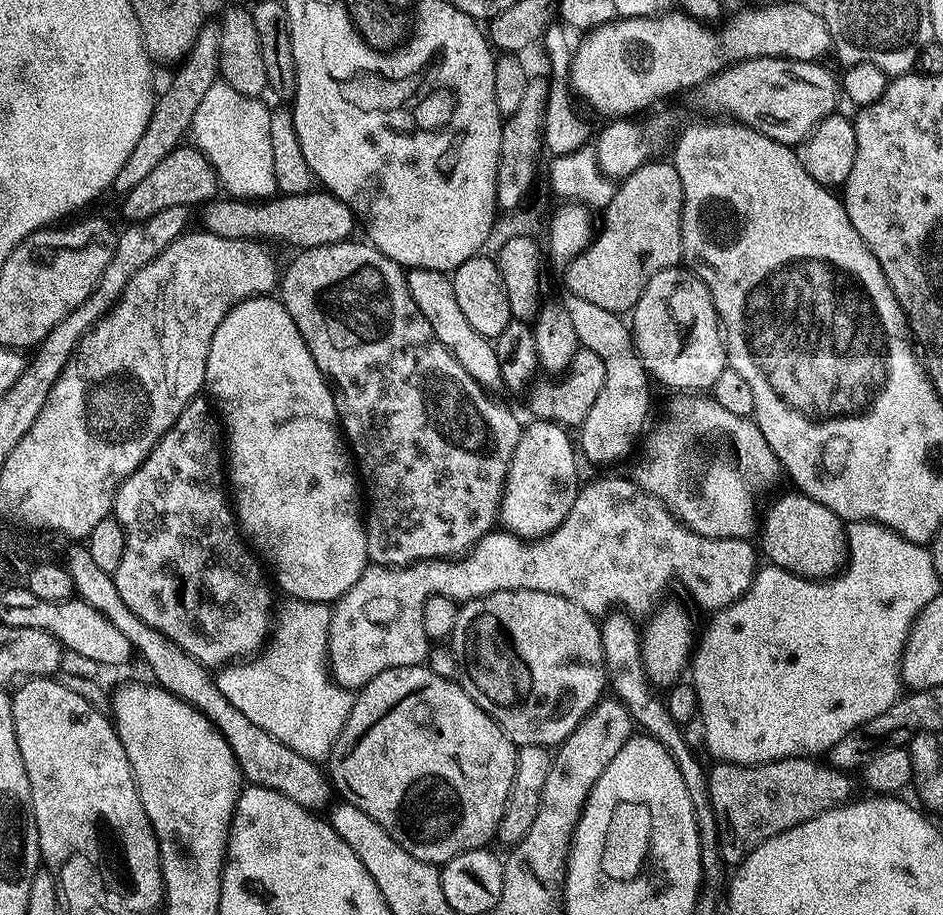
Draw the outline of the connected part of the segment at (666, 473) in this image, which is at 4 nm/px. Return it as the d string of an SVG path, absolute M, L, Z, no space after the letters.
M676 394L672 401L668 404L668 413L665 414L664 420L660 420L656 424L656 429L653 430L652 433L645 435L643 437L644 440L644 457L641 458L640 461L636 464L636 476L634 475L634 483L642 489L644 492L648 492L653 496L655 500L660 500L664 503L664 507L668 509L669 512L672 513L673 516L676 517L680 523L685 524L687 528L690 529L691 532L697 532L698 534L702 534L706 538L718 538L719 540L746 540L749 539L753 534L752 531L757 531L758 528L758 512L756 516L756 507L760 504L760 499L763 498L764 495L767 494L768 491L771 490L772 487L775 486L776 483L779 482L780 476L782 478L782 469L780 463L778 462L778 458L774 454L774 450L770 450L770 446L766 442L766 438L762 438L762 430L758 430L758 426L756 425L755 419L749 418L747 416L739 416L738 414L729 414L723 406L718 406L718 402L714 399L709 398L707 395L704 394Z

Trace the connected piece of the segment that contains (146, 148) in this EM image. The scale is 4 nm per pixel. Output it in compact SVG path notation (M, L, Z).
M206 22L202 26L194 46L188 51L187 56L176 70L172 81L165 86L164 93L161 96L159 93L155 97L150 122L146 122L146 130L142 134L138 146L134 146L134 150L130 150L130 158L126 158L126 166L122 166L122 170L118 170L118 174L114 178L112 188L115 191L118 190L117 193L123 194L134 190L134 186L138 186L138 182L142 182L142 178L146 178L146 174L150 174L150 170L154 170L154 166L158 166L158 162L162 162L162 158L166 158L166 154L181 147L183 140L180 139L183 136L185 139L189 135L194 122L194 114L198 114L198 106L202 106L202 98L206 98L210 86L217 83L218 80L220 70L219 23Z

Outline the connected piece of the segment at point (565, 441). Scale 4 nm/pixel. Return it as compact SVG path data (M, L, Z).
M533 419L532 425L520 433L518 446L514 446L514 458L504 479L504 493L500 499L499 523L513 536L531 542L541 536L549 536L570 514L574 498L581 483L576 473L578 448L570 437L569 429L548 420Z

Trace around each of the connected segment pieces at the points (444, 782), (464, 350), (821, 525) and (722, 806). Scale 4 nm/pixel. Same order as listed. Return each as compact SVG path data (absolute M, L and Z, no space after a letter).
M415 664L414 666L382 670L382 674L375 676L372 681L355 693L350 718L346 718L346 726L342 730L334 750L328 755L326 772L332 781L333 789L339 795L341 792L344 795L341 797L346 798L347 803L362 810L362 814L370 814L370 818L374 818L374 822L378 822L378 826L382 826L382 830L386 830L386 834L390 834L390 838L394 838L394 842L398 842L398 846L402 846L402 850L414 854L414 858L427 864L443 866L458 854L491 845L491 840L494 840L497 835L500 819L506 810L506 802L514 782L516 750L517 745L513 744L511 738L500 729L498 722L494 722L494 718L490 718L490 714L486 714L478 707L474 698L470 698L470 694L466 694L466 690L460 683L455 679L442 678L426 666Z
M414 268L407 273L408 289L410 298L414 298L414 306L422 310L422 318L430 322L430 330L454 354L456 361L479 382L480 387L489 393L496 394L504 388L502 382L502 370L498 370L498 354L496 353L495 343L489 337L478 334L474 326L470 326L470 321L462 315L462 310L458 306L458 298L454 298L454 286L449 273L439 272L438 270L426 270L425 268Z
M803 494L784 496L772 504L772 509L762 516L762 532L764 528L764 552L771 563L778 568L785 568L796 576L804 576L807 580L823 581L841 571L846 564L846 524L839 516L835 516L822 502L814 502L814 498Z
M791 756L785 760L771 760L765 764L726 764L713 763L707 769L710 806L713 807L714 818L717 819L718 842L720 843L721 858L725 865L738 866L762 842L835 808L847 801L848 780L843 771L832 767L827 762L816 758Z

